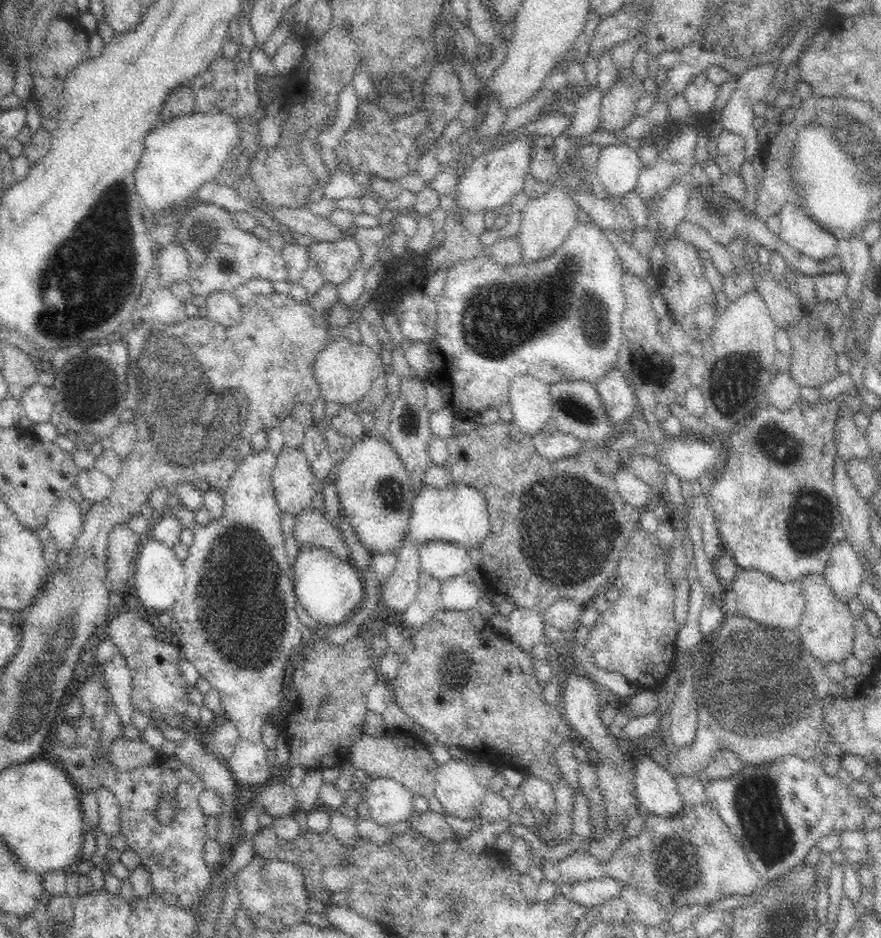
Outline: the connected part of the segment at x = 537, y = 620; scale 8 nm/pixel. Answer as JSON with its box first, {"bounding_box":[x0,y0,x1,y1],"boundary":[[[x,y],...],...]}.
{"bounding_box":[507,608,546,656],"boundary":[[[515,608],[511,614],[507,617],[508,622],[508,637],[522,652],[529,656],[533,656],[534,648],[541,641],[546,641],[543,636],[543,630],[545,628],[543,617],[540,617],[537,612],[528,610],[527,608]]]}

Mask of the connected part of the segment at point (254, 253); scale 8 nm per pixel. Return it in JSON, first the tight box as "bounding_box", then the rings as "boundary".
{"bounding_box":[176,201,287,298],"boundary":[[[199,201],[195,209],[189,207],[183,216],[176,224],[180,228],[177,244],[190,253],[188,283],[194,297],[205,298],[216,291],[233,293],[238,286],[247,285],[250,280],[287,281],[283,260],[275,254],[268,240],[240,230],[228,211],[214,205],[200,205]]]}

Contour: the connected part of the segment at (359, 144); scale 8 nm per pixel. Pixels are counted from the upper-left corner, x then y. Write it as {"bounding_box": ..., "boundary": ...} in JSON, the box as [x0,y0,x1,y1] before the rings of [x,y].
{"bounding_box":[335,101,430,181],"boundary":[[[425,101],[422,110],[391,120],[383,110],[370,106],[366,112],[368,122],[364,130],[357,132],[353,124],[341,144],[335,148],[338,166],[340,161],[350,161],[358,172],[374,172],[376,177],[392,181],[399,181],[405,174],[414,173],[417,160],[422,156],[416,148],[416,136],[424,130],[429,112],[430,101]]]}

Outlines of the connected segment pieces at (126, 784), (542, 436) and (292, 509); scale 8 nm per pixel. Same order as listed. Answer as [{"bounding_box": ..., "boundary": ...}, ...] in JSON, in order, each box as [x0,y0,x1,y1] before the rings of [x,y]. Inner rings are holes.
[{"bounding_box":[49,665,214,918],"boundary":[[[97,665],[88,672],[86,679],[78,689],[83,709],[75,720],[75,739],[70,746],[54,741],[49,761],[59,766],[77,788],[79,794],[96,794],[105,788],[116,798],[121,811],[121,834],[126,838],[130,849],[141,858],[144,869],[150,872],[154,891],[173,909],[196,913],[196,918],[203,917],[214,877],[214,866],[204,859],[206,844],[209,842],[206,824],[207,815],[200,807],[202,792],[206,790],[204,779],[184,761],[175,755],[161,756],[154,765],[141,770],[118,770],[108,757],[108,750],[100,753],[102,746],[103,722],[113,704],[112,693],[108,689],[108,679],[104,675],[104,665]],[[162,793],[177,794],[182,811],[168,827],[162,827],[154,818],[154,809]]]},{"bounding_box":[532,428,583,462],"boundary":[[[551,428],[534,434],[532,441],[538,454],[551,462],[570,458],[583,448],[583,443],[577,438]]]},{"bounding_box":[273,447,321,515],"boundary":[[[284,447],[276,459],[273,490],[280,510],[298,515],[312,508],[312,498],[321,493],[321,482],[312,471],[306,453],[301,448]]]}]

